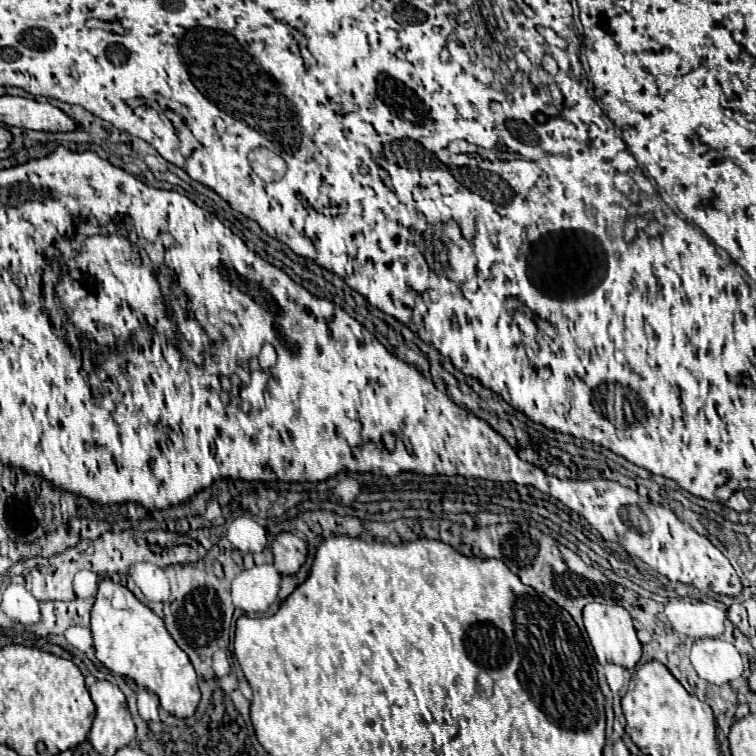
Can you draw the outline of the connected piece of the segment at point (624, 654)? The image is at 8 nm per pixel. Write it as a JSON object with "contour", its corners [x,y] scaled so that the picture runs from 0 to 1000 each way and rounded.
{"contour":[[[779,798],[771,806],[771,824],[792,877],[813,877],[827,885],[837,885],[843,880],[843,874],[848,872],[848,848],[843,845],[837,819],[827,803]]]}

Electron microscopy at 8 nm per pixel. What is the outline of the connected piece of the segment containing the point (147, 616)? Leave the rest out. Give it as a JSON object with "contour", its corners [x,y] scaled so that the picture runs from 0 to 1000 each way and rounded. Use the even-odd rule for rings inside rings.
{"contour":[[[147,766],[131,771],[131,784],[120,806],[120,835],[128,872],[149,890],[173,896],[184,909],[210,919],[213,935],[231,948],[253,948],[266,925],[261,890],[242,858],[221,837],[213,816],[187,798],[168,776]]]}

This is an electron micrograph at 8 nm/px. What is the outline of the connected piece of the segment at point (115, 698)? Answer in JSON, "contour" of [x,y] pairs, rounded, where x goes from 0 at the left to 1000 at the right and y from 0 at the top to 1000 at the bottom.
{"contour":[[[126,901],[118,914],[128,935],[118,980],[128,996],[149,999],[155,991],[179,978],[179,956],[168,938],[165,919],[152,903],[144,901]]]}

